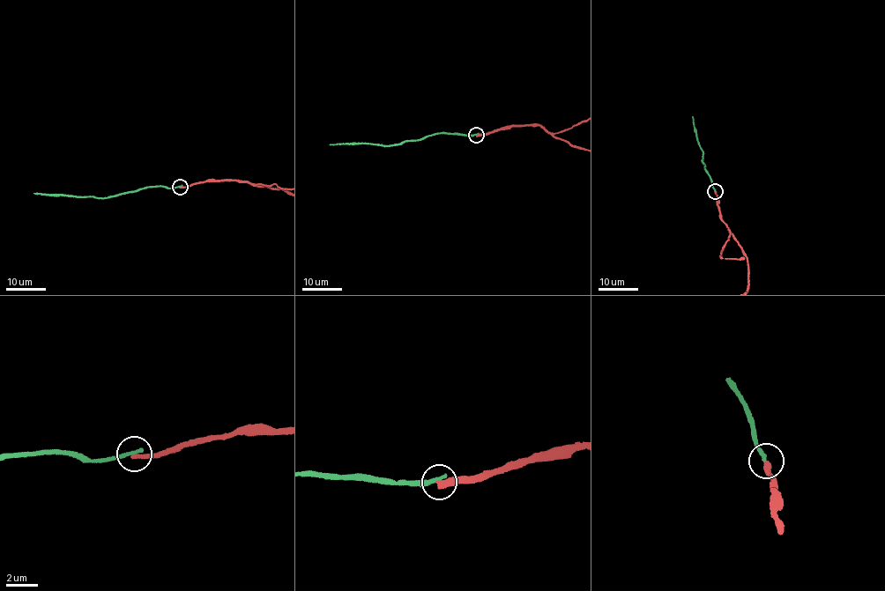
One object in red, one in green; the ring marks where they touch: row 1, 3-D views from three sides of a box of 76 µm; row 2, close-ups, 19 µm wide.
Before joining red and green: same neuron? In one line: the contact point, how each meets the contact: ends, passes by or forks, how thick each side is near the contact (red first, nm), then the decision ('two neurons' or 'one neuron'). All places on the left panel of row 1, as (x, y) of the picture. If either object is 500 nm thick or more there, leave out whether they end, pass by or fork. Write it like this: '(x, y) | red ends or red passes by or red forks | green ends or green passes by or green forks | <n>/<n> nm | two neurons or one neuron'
(180, 187) | red ends | green ends | 360/280 nm | two neurons

